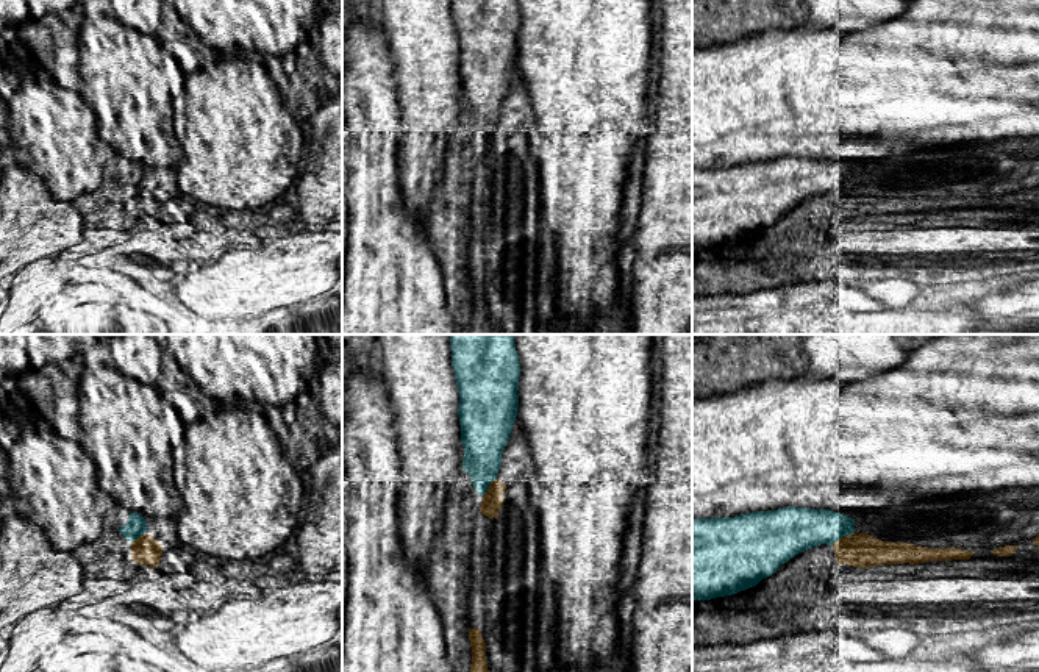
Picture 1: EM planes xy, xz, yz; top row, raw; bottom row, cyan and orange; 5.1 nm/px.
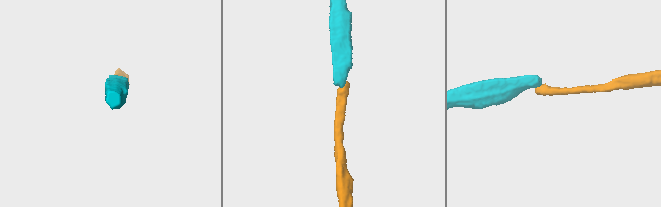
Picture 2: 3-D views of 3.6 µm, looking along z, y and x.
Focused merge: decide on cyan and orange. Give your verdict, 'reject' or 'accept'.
reject

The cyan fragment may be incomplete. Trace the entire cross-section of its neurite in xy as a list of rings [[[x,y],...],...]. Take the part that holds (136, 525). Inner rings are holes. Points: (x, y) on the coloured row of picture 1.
[[[114,505],[109,519],[112,520],[112,527],[117,528],[130,542],[147,533],[145,519],[137,513],[130,513],[120,505]]]

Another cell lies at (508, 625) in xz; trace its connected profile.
[[[509,614],[500,620],[486,620],[484,627],[492,625],[492,624],[497,627],[497,630],[502,634],[512,636],[519,628],[520,619],[519,616]]]

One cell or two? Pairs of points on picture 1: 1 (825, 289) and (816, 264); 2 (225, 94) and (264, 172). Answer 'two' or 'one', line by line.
1: two
2: one

